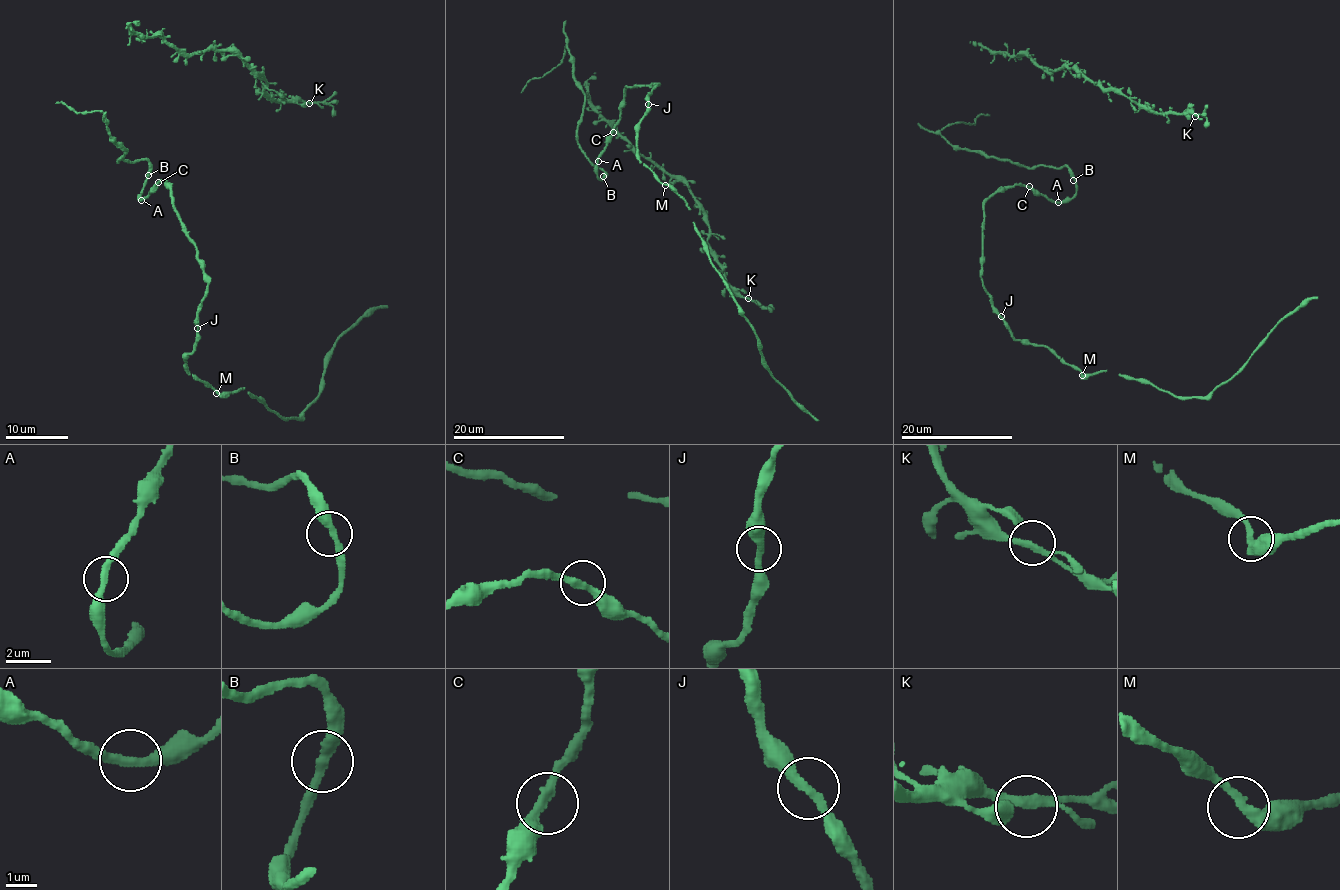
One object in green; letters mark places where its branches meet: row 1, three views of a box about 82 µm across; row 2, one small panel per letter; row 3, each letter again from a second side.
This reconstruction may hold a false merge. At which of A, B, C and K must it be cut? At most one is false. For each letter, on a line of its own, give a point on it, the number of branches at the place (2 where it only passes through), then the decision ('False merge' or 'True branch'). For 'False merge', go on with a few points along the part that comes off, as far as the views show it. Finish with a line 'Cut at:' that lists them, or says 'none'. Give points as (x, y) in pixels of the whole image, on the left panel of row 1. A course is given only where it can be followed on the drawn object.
A: Place: (141, 200). Branches: 2. True branch
B: Place: (148, 175). Branches: 2. True branch
C: Place: (158, 182). Branches: 2. True branch
K: Place: (309, 103). Branches: 2. True branch
Cut at: none

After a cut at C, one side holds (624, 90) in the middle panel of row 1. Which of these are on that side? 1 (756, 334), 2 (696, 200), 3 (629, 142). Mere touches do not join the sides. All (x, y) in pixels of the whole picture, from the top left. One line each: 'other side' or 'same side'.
1: same side
2: other side
3: other side

